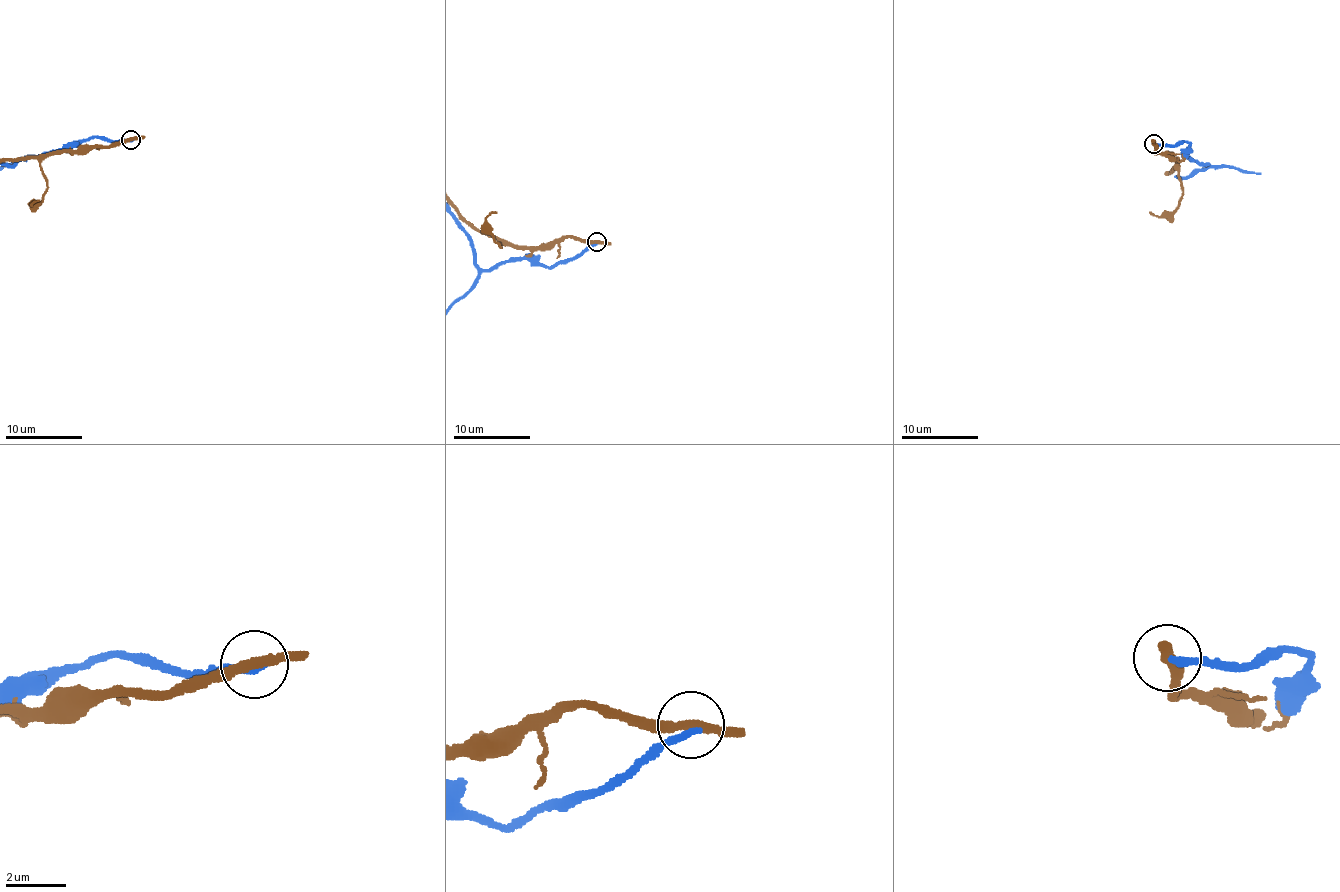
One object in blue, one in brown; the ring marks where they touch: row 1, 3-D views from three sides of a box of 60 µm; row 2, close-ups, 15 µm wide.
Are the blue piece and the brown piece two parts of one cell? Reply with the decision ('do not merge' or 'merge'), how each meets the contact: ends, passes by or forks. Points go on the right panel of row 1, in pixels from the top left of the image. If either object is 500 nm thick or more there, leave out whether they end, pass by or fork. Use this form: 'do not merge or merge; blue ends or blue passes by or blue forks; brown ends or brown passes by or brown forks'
do not merge; blue ends; brown passes by

